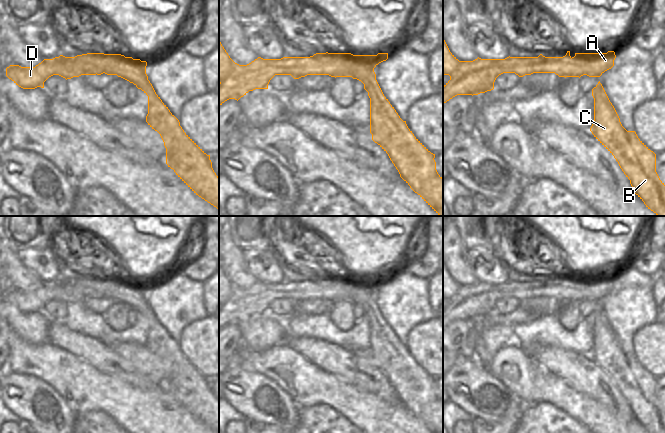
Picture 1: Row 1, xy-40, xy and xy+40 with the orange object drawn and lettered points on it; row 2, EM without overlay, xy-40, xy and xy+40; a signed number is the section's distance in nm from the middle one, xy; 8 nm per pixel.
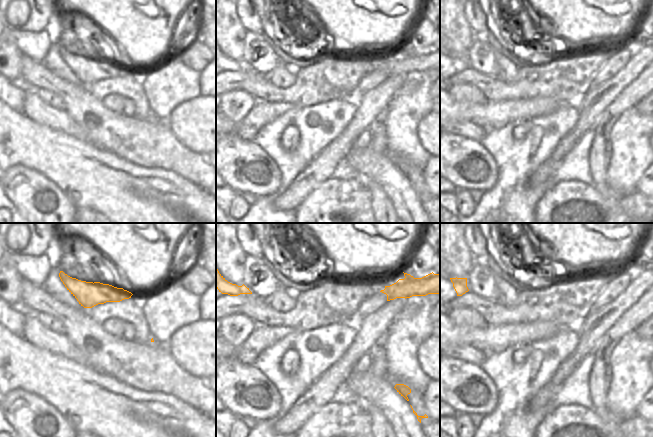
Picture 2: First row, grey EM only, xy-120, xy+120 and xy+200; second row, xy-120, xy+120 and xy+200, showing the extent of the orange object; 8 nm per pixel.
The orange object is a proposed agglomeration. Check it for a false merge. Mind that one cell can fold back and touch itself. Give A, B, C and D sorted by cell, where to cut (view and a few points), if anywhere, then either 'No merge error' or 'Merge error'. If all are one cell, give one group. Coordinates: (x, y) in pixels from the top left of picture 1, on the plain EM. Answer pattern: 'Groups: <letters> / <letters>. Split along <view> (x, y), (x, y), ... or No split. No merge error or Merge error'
Groups: A D / B C. Split along xy (353, 279), (342, 288), (323, 287). Merge error

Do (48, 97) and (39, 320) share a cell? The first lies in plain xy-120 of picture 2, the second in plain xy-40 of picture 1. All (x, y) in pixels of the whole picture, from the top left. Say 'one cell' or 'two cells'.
two cells

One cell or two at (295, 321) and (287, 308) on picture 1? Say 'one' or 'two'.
two

